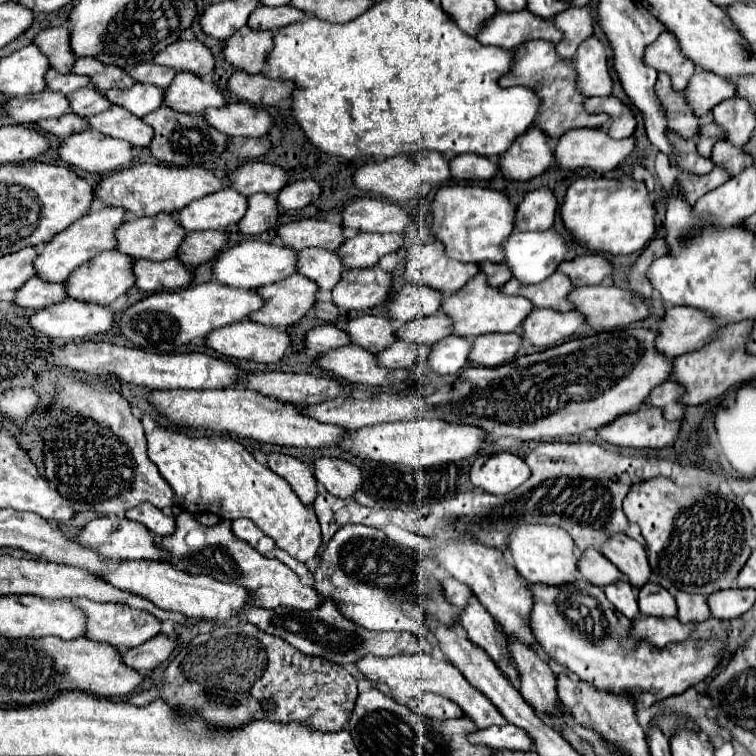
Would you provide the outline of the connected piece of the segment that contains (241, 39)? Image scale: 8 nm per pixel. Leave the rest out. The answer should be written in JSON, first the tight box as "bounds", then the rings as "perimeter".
{"bounds":[224,25,272,73],"perimeter":[[[244,25],[244,29],[238,29],[224,43],[224,57],[236,69],[260,73],[268,61],[268,53],[272,51],[272,37],[272,31],[256,31]]]}

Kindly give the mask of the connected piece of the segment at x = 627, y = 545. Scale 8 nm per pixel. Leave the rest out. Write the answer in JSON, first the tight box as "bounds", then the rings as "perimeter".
{"bounds":[600,533,650,587],"perimeter":[[[616,533],[616,537],[608,537],[608,541],[604,541],[604,545],[600,547],[600,553],[626,575],[632,587],[642,587],[648,581],[650,567],[646,549],[628,535]]]}

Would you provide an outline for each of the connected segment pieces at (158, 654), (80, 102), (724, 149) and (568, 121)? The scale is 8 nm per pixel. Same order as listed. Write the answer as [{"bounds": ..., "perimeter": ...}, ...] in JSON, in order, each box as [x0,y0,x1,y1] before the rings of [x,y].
[{"bounds":[124,637,178,671],"perimeter":[[[152,637],[148,643],[142,643],[124,653],[124,663],[136,671],[154,671],[166,659],[170,659],[172,651],[178,647],[178,637]]]},{"bounds":[68,85,112,117],"perimeter":[[[92,85],[78,89],[76,93],[70,93],[68,99],[72,105],[72,113],[78,113],[82,117],[92,117],[96,113],[110,109],[110,105],[112,105],[108,101],[108,97],[104,97],[104,93]]]},{"bounds":[712,141,752,175],"perimeter":[[[718,141],[712,149],[712,161],[716,165],[724,165],[732,175],[738,175],[740,169],[746,169],[748,165],[752,165],[752,157],[748,157],[748,153],[744,153],[744,147],[736,149],[736,145],[728,145],[728,141]]]},{"bounds":[498,41,608,139],"perimeter":[[[528,41],[516,49],[514,55],[514,69],[512,73],[504,75],[498,83],[500,87],[514,87],[514,85],[524,85],[534,89],[534,93],[542,99],[542,107],[536,117],[536,125],[548,133],[552,139],[562,137],[566,131],[576,129],[576,127],[602,127],[608,121],[606,113],[590,115],[584,111],[584,95],[576,89],[578,75],[576,69],[558,57],[556,45],[548,41]]]}]

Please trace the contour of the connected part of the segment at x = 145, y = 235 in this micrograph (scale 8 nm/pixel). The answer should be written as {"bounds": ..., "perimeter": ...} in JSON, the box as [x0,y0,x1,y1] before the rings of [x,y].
{"bounds":[118,213,186,261],"perimeter":[[[158,213],[156,217],[134,217],[118,231],[118,251],[134,259],[166,261],[176,257],[186,231],[172,213]]]}

